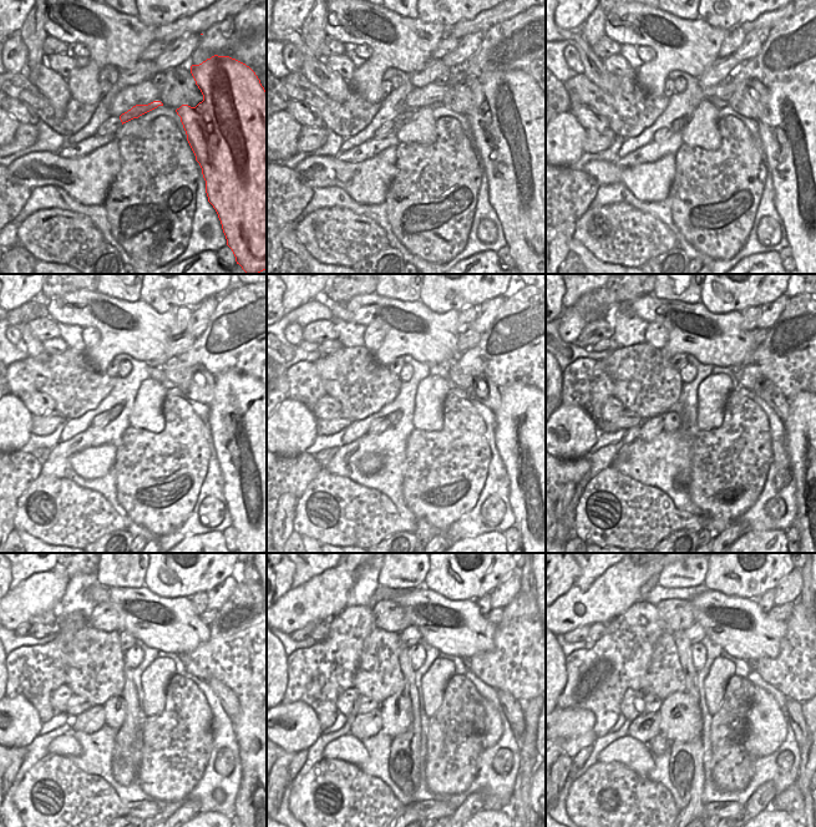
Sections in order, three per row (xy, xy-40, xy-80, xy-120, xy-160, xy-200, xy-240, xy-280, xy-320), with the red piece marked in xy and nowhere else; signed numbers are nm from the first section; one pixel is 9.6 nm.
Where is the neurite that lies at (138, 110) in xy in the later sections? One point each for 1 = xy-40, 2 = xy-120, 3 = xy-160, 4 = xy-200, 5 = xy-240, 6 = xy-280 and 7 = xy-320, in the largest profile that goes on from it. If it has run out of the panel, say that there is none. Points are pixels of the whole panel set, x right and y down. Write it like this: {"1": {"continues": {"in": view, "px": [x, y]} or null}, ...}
{"1": {"continues": {"in": "xy-40", "px": [401, 120]}}, "2": {"continues": {"in": "xy-120", "px": [118, 407]}}, "3": {"continues": {"in": "xy-160", "px": [393, 417]}}, "4": {"continues": {"in": "xy-200", "px": [672, 420]}}, "5": {"continues": {"in": "xy-240", "px": [115, 708]}}, "6": {"continues": {"in": "xy-280", "px": [395, 710]}}, "7": {"continues": {"in": "xy-320", "px": [680, 719]}}}

